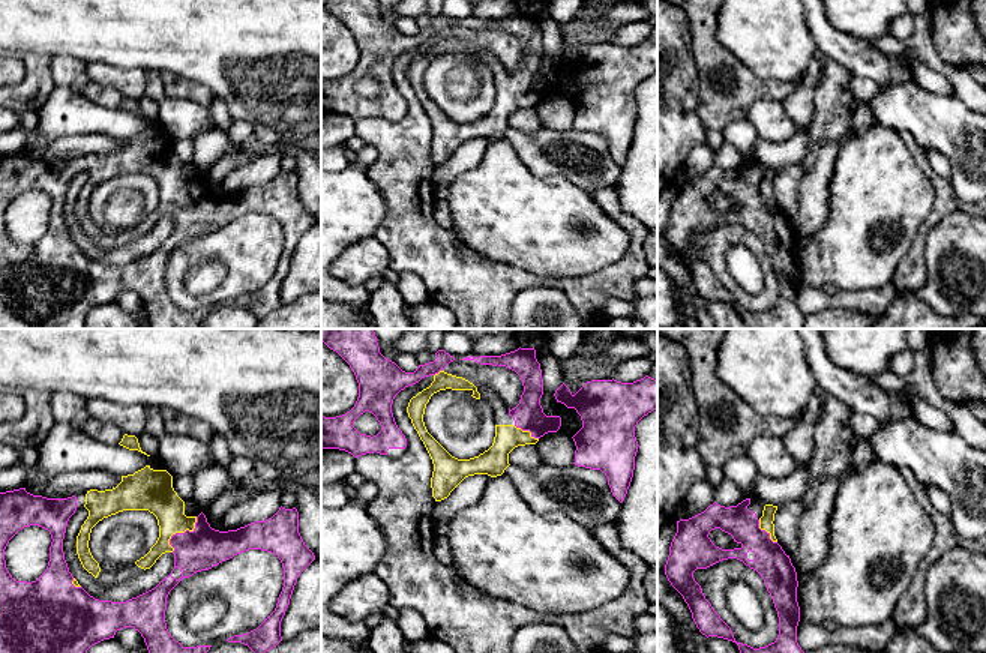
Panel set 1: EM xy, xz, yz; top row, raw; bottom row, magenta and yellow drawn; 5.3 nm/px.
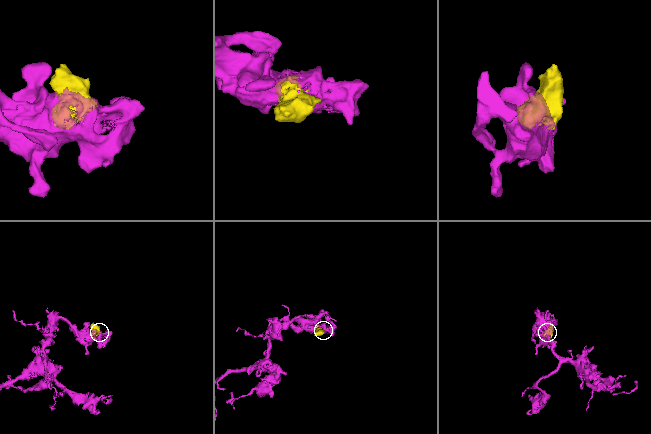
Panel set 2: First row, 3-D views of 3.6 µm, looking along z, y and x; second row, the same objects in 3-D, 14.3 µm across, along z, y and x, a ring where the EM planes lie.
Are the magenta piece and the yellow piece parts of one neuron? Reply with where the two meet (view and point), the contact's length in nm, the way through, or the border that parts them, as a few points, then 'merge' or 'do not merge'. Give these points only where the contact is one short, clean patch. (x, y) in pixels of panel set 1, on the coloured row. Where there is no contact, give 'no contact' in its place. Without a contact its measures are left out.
meets magenta in xy at (180, 533); contact 240 nm long; merge

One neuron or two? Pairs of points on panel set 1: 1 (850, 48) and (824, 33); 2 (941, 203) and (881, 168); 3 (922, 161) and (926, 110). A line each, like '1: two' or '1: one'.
1: one
2: two
3: two

